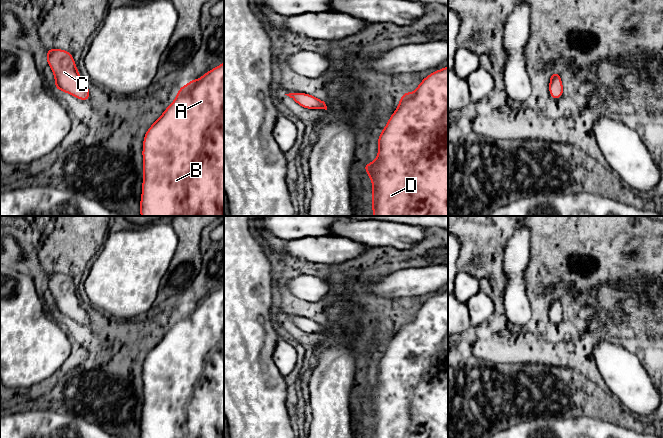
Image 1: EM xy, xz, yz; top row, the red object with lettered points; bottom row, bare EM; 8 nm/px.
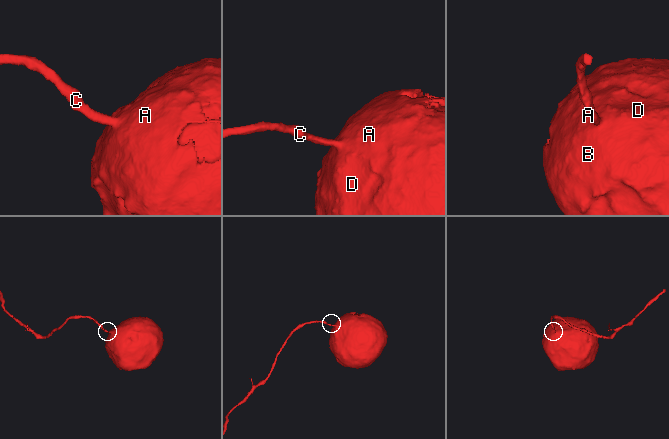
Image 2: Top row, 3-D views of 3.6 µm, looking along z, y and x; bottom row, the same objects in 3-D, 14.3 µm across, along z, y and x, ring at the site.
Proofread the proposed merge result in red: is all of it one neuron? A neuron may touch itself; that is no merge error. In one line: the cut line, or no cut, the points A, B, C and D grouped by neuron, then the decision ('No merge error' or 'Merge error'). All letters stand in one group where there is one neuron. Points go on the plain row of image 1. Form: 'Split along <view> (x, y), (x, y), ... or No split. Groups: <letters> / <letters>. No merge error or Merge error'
No split. Groups: A B C D. No merge error

